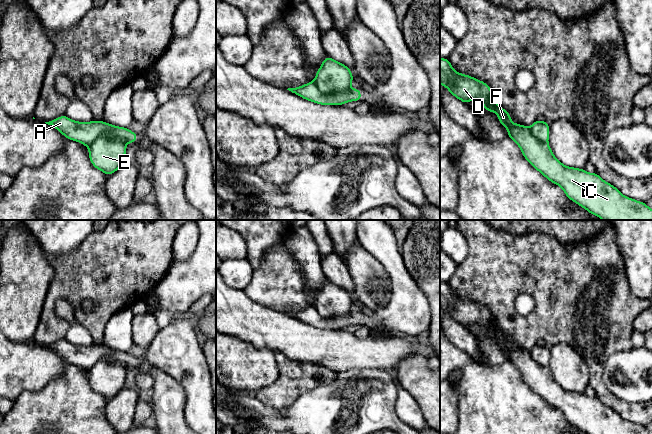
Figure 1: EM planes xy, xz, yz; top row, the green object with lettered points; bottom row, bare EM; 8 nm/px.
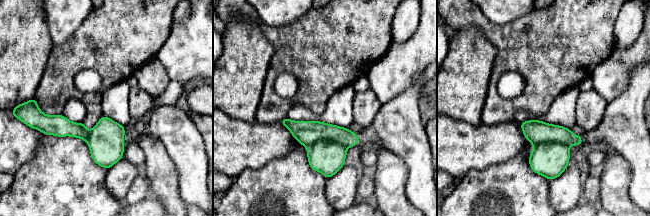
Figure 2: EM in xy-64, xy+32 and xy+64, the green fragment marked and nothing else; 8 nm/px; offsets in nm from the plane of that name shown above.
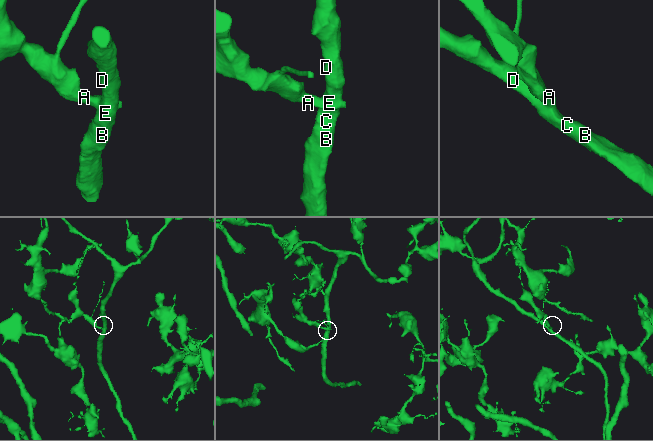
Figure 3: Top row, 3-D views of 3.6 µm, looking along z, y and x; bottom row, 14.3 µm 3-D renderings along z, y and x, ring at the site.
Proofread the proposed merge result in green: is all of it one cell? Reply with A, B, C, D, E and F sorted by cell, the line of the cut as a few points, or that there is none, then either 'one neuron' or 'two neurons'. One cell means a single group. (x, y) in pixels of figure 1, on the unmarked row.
A / B C D E F; cut in xz along (313, 305), (323, 317), (342, 316), (349, 311); two neurons

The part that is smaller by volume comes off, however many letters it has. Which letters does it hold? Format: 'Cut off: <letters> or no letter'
Cut off: A

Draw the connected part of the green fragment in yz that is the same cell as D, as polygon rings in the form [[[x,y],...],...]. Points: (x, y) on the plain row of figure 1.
[[[440,282],[440,308],[464,327],[480,324],[484,333],[498,339],[508,354],[508,362],[521,373],[524,382],[550,406],[560,410],[566,420],[585,434],[652,434],[646,427],[622,419],[597,397],[568,391],[556,383],[548,367],[534,362],[530,351],[514,348],[508,335],[495,324],[483,305],[456,296],[449,283]]]

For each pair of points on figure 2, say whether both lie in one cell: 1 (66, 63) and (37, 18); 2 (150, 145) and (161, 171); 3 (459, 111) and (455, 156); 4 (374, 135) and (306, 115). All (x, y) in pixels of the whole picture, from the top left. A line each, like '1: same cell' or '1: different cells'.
1: different cells
2: same cell
3: different cells
4: different cells

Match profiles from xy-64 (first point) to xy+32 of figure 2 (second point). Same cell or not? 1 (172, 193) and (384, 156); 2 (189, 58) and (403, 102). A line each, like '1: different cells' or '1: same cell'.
1: same cell
2: different cells

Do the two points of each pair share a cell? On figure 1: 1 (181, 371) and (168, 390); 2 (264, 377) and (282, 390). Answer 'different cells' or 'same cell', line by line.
1: different cells
2: different cells

